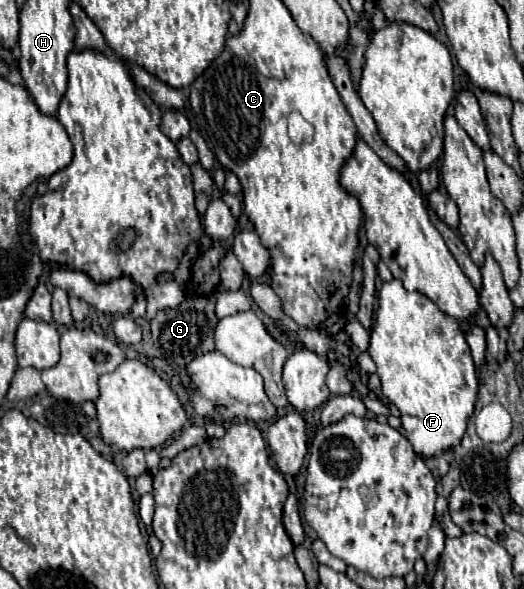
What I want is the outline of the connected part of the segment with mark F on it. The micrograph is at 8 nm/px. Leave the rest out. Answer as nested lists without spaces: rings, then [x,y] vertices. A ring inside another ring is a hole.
[[[400,280],[384,282],[368,354],[376,364],[382,394],[400,410],[406,438],[426,460],[456,448],[478,400],[478,376],[460,322],[420,292],[408,292]]]

